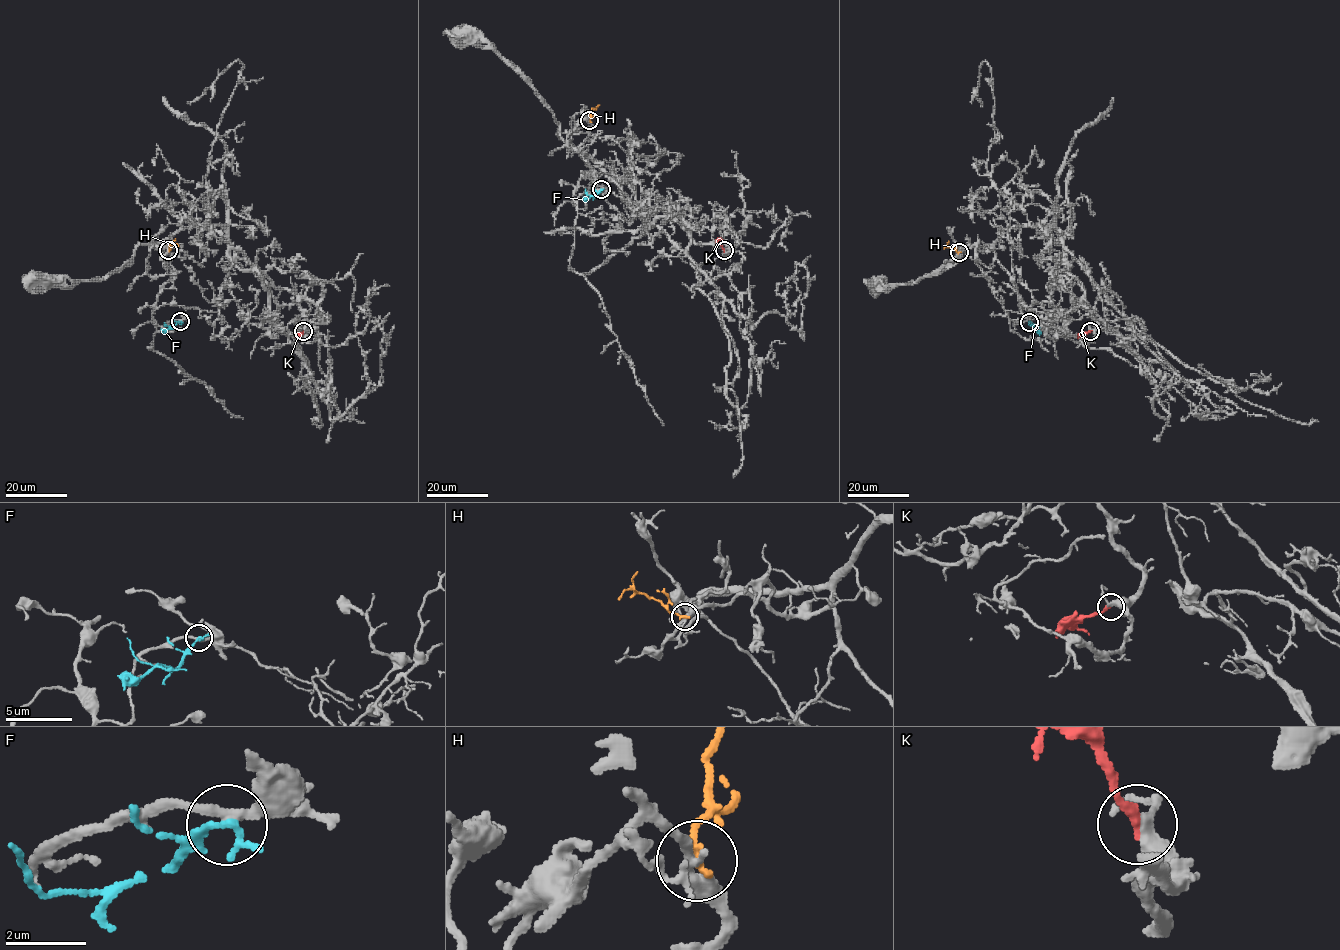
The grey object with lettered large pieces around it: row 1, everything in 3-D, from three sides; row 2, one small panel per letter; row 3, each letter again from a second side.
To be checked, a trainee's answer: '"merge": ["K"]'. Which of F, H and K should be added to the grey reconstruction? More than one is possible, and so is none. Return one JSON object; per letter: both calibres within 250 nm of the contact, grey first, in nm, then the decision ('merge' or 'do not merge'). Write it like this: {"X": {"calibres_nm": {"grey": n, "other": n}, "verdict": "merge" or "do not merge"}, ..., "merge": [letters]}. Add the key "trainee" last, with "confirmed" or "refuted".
{"F": {"calibres_nm": {"grey": 260, "other": 240}, "verdict": "do not merge"}, "H": {"calibres_nm": {"grey": 360, "other": 200}, "verdict": "do not merge"}, "K": {"calibres_nm": {"grey": 320, "other": 240}, "verdict": "merge"}, "merge": ["K"], "trainee": "confirmed"}

